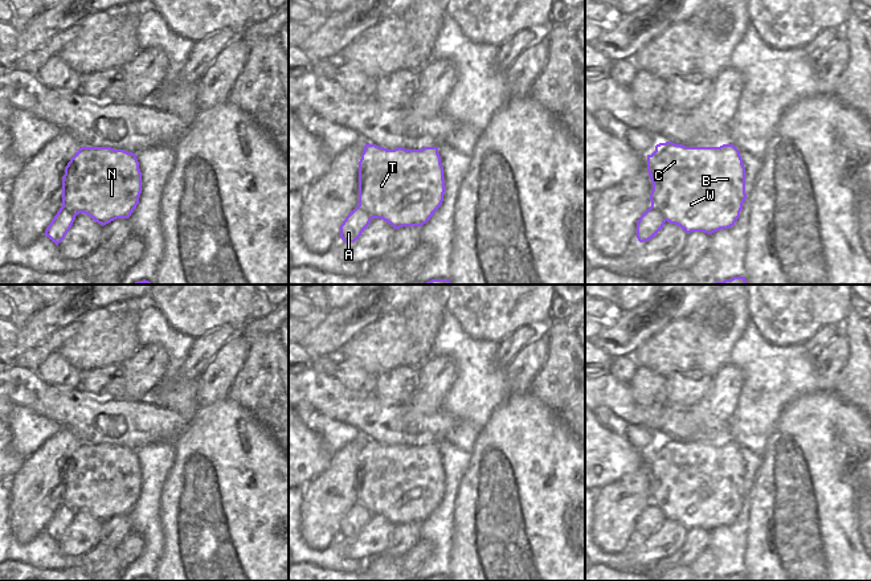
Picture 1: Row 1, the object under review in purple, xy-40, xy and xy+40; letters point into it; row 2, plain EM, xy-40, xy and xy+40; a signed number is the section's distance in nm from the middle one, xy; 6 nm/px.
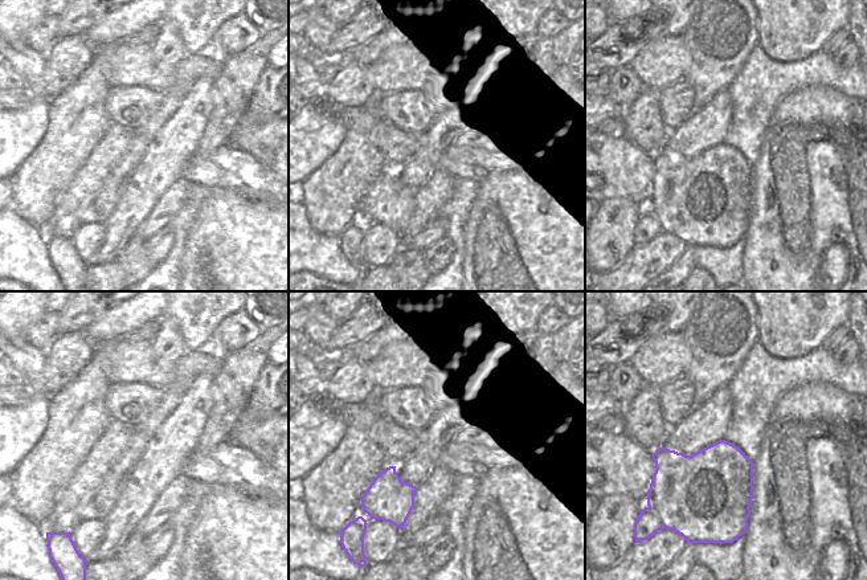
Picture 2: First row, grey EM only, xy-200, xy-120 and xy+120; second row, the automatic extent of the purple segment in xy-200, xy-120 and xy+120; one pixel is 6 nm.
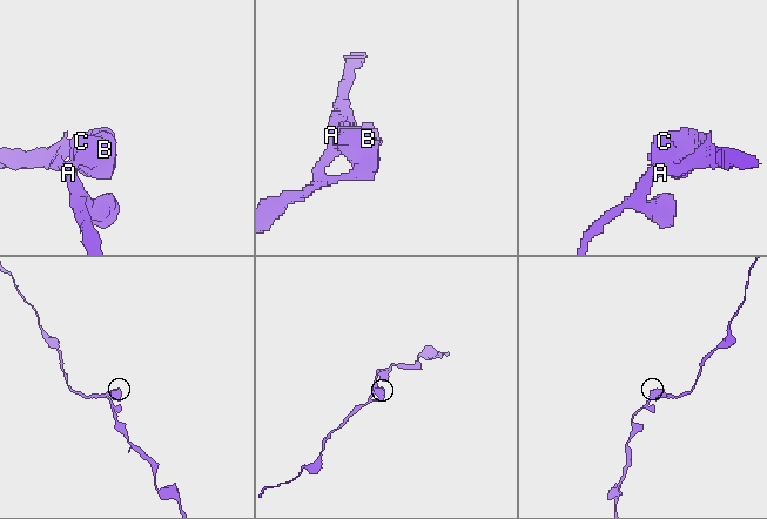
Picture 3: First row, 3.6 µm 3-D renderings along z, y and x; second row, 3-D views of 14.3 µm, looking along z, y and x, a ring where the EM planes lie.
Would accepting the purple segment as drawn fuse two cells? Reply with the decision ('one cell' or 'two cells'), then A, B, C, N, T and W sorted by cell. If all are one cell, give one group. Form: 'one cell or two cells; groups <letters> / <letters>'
one cell; groups A B C N T W

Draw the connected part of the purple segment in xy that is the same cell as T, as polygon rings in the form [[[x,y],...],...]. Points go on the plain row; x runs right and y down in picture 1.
[[[368,439],[359,458],[359,502],[340,521],[340,535],[344,539],[355,539],[372,515],[381,515],[394,525],[422,523],[441,503],[445,487],[438,443],[387,446]]]

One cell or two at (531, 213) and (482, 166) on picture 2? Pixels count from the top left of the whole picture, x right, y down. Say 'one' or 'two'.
two

